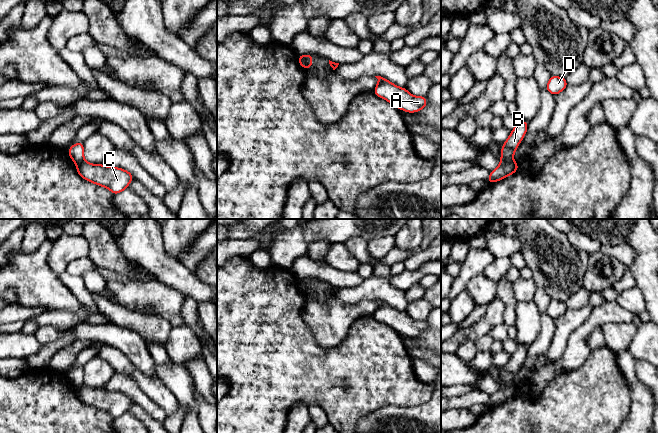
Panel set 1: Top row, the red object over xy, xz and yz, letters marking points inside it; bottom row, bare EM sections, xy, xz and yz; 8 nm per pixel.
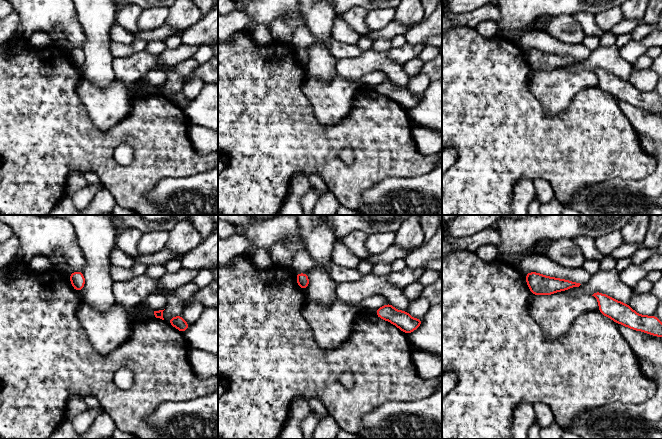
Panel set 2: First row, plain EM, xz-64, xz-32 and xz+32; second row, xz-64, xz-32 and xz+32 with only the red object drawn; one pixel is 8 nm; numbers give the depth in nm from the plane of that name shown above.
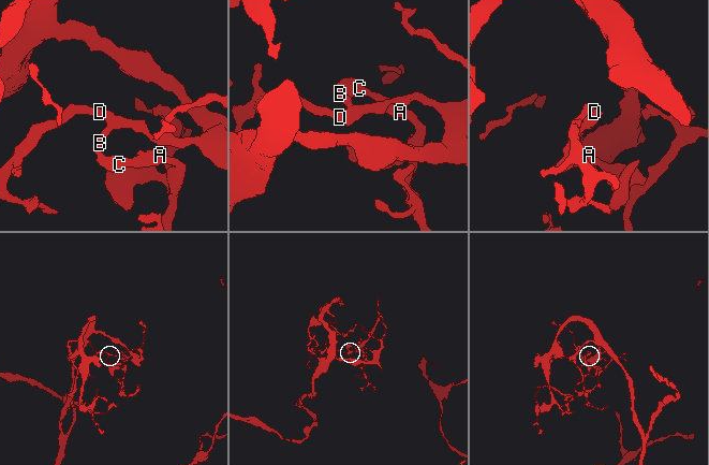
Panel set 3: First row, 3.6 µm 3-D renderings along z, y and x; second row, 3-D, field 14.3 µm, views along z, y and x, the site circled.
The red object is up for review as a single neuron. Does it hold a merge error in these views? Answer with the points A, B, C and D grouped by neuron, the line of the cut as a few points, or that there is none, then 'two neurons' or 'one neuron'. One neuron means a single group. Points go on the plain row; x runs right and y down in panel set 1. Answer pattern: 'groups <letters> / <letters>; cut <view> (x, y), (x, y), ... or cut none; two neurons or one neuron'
groups A C / B D; cut xz (303, 279), (305, 292); two neurons

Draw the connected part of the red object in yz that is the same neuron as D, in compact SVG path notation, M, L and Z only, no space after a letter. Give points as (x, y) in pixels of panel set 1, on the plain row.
M551 299L546 309L546 314L550 316L553 320L556 320L560 316L562 316L567 310L568 307L565 302Z

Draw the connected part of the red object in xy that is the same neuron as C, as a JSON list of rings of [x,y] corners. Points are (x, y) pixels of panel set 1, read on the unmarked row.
[[[83,385],[76,390],[76,395],[84,403],[93,408],[109,413],[114,419],[128,412],[134,400],[127,394],[103,388],[91,388]]]

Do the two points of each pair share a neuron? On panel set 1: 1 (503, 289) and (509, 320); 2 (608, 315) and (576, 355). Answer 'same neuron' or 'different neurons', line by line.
1: same neuron
2: same neuron

